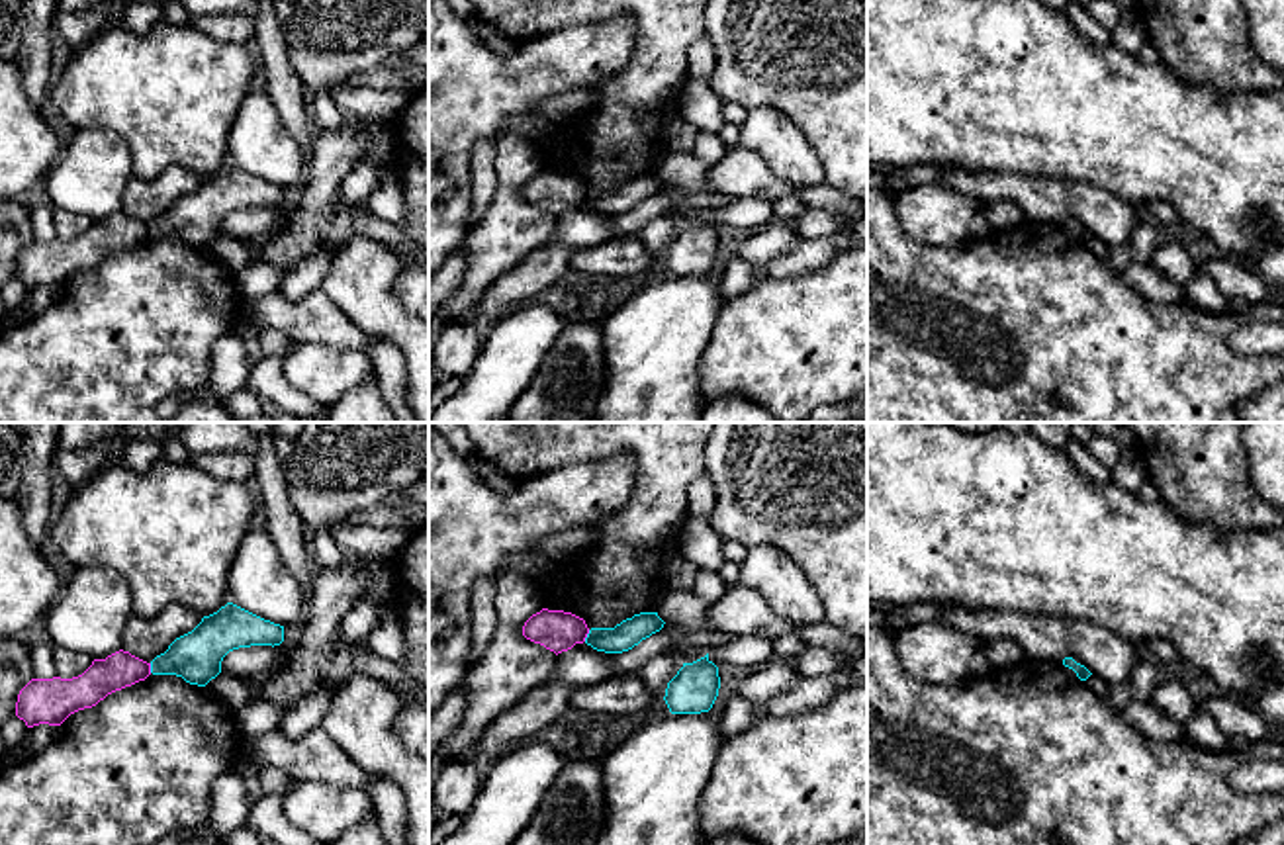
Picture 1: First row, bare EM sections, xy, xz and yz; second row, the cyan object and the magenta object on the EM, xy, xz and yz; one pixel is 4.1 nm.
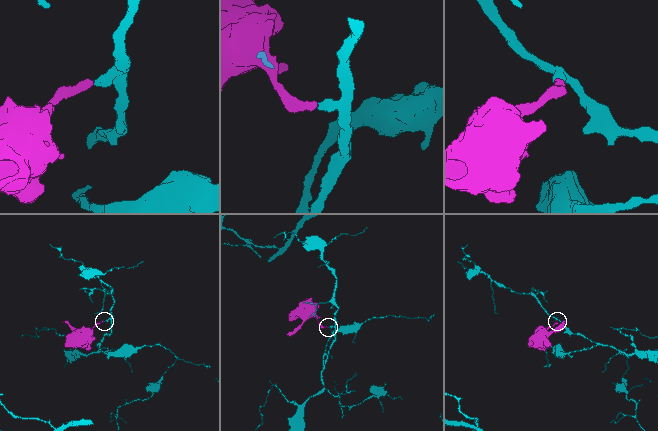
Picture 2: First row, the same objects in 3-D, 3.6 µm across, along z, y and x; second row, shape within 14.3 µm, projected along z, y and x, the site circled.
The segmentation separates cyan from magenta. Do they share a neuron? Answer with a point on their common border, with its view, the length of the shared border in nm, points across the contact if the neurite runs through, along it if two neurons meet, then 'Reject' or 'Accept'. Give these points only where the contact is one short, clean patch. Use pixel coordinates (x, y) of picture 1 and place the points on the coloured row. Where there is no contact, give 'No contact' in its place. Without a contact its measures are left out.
Touches cyan at xz (588, 636). Shared border 50 nm. Boundary: xz (590, 630), (584, 640). Reject

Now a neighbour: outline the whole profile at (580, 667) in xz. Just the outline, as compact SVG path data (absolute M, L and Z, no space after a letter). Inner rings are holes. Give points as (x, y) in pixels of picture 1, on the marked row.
M585 642L556 657L552 679L527 692L483 732L478 751L487 761L511 745L538 737L546 726L558 722L575 690L589 689L615 675L611 653L597 651Z

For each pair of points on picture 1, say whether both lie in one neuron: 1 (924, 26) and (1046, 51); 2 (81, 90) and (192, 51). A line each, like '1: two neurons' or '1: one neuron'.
1: one neuron
2: one neuron

